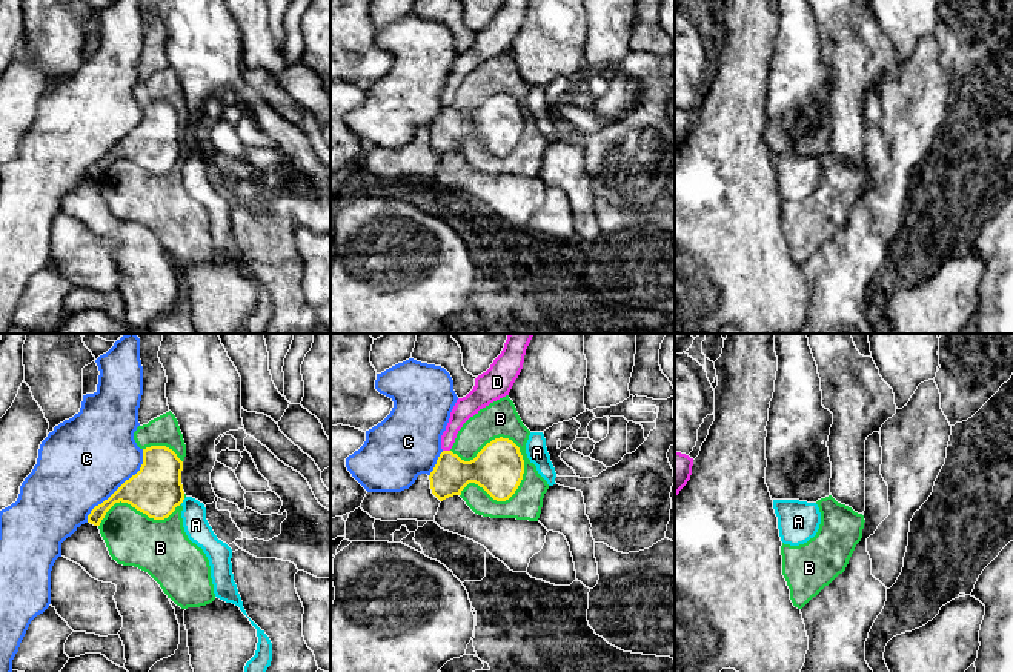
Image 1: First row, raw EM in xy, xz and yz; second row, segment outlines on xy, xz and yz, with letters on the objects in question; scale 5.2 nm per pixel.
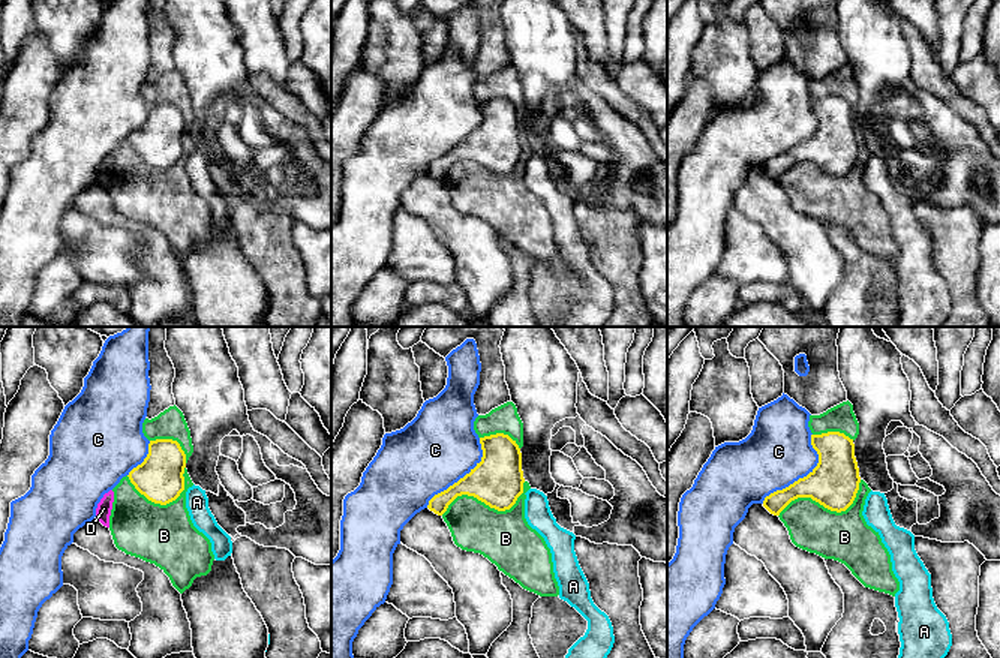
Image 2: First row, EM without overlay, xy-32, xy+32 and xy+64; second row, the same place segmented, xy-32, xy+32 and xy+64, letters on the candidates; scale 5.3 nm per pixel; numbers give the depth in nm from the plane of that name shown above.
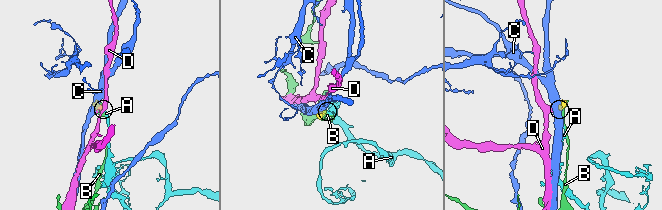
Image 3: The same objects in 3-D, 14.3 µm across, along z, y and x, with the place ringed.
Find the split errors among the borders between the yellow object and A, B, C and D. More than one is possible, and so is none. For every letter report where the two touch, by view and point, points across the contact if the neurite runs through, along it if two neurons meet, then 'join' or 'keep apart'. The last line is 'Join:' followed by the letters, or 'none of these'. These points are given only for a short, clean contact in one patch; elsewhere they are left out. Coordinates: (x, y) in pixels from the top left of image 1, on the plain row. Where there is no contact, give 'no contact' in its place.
A: xy (182, 157) | along xy (185, 154), (180, 159) | keep apart
B: xz (500, 93) | keep apart
C: xy (120, 142) | keep apart
D: xz (446, 106) | along xz (443, 105), (449, 106) | keep apart
Join: none of these

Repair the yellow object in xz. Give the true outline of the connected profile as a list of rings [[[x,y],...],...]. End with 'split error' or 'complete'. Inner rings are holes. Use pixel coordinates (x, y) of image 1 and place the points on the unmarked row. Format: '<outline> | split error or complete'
[[[495,94],[487,98],[473,115],[464,117],[452,106],[443,106],[429,131],[432,149],[440,155],[461,151],[461,146],[475,138],[483,143],[493,155],[506,157],[518,145],[524,129],[524,115],[520,103],[509,94]]] | complete

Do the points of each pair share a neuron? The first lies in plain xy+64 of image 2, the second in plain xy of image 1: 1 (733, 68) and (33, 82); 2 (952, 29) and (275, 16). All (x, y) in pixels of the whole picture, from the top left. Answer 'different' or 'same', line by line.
1: different
2: same

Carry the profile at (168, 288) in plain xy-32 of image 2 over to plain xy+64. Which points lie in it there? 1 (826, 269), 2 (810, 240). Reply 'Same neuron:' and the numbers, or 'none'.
Same neuron: 1, 2

